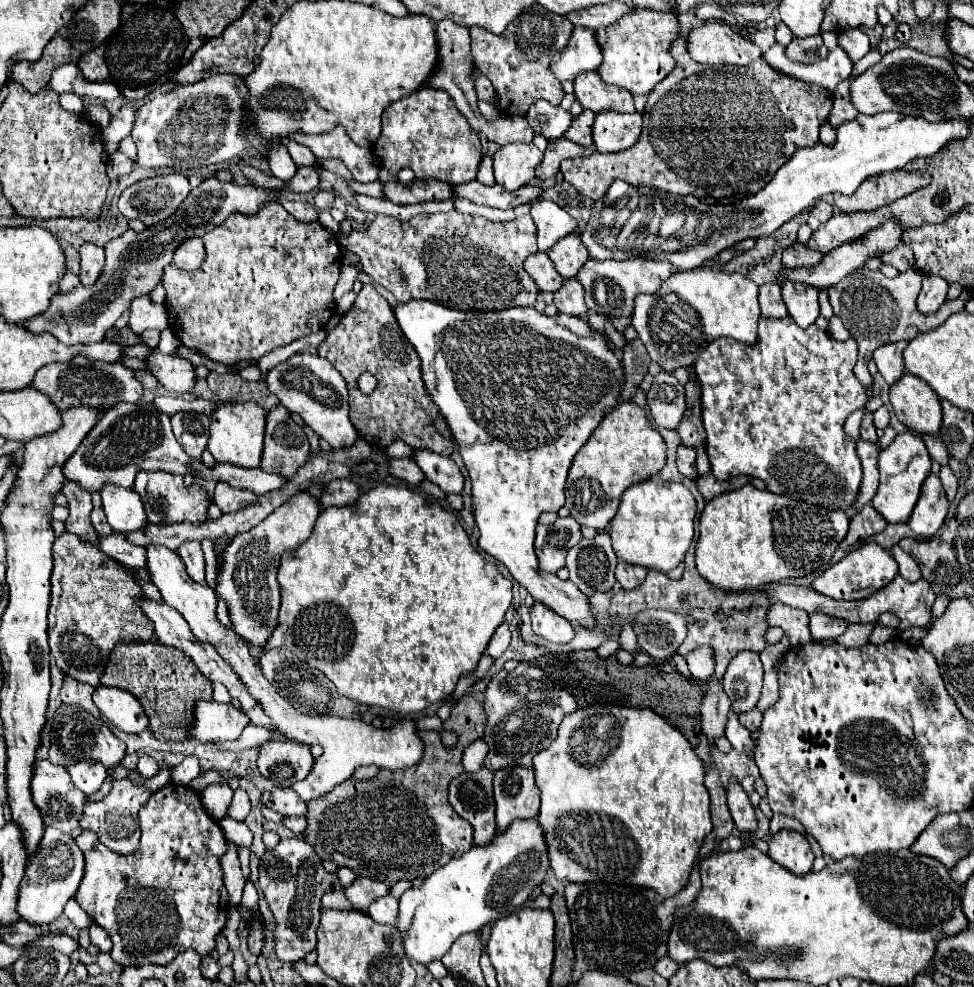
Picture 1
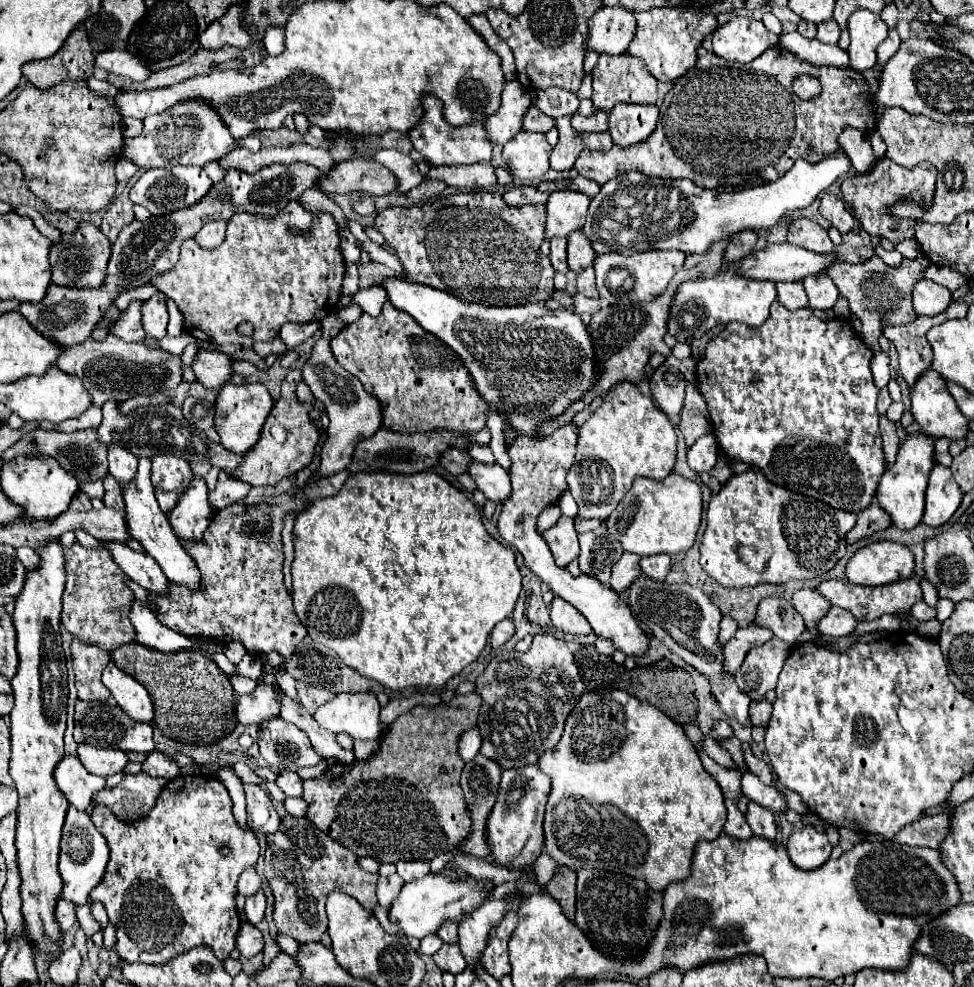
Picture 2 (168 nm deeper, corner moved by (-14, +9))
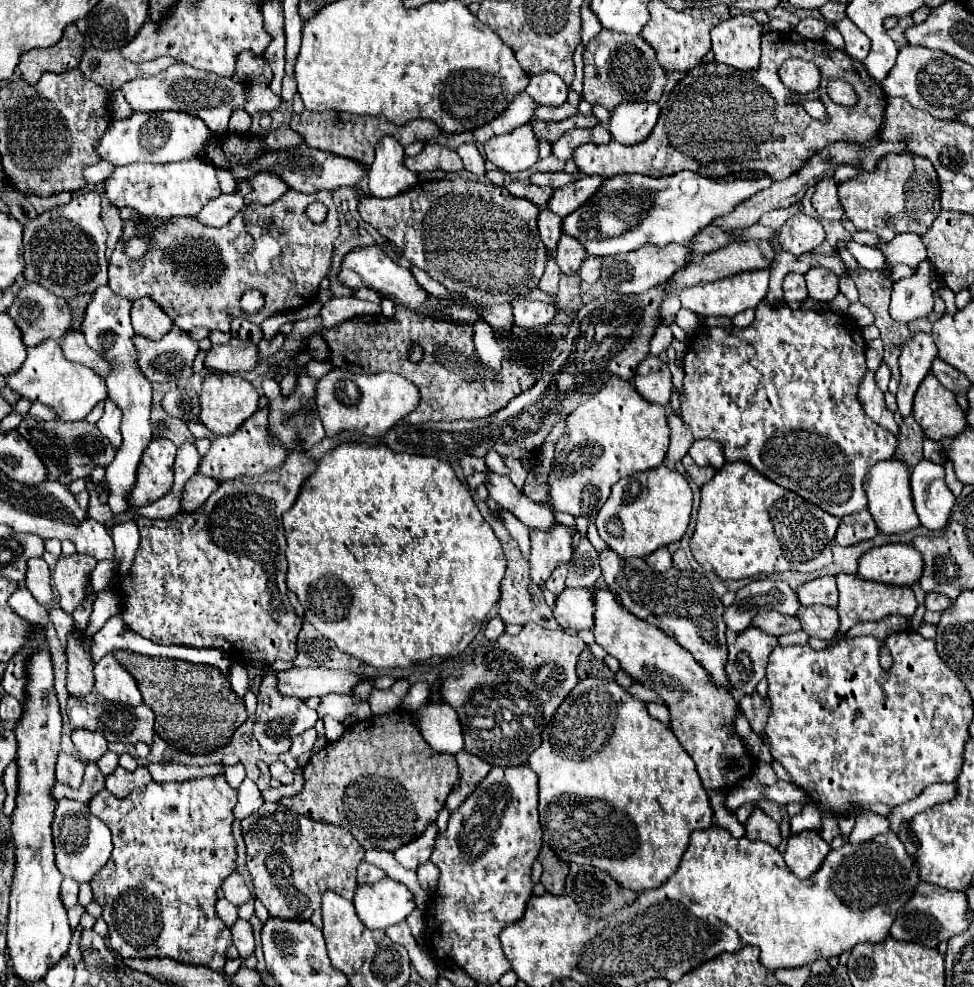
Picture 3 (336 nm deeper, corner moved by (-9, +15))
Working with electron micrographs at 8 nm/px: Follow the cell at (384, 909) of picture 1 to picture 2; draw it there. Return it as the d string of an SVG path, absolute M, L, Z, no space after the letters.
M389 875L389 877L379 877L377 879L377 901L379 905L387 907L387 903L391 903L391 899L395 899L395 895L399 895L403 887L403 879L399 879L399 875Z

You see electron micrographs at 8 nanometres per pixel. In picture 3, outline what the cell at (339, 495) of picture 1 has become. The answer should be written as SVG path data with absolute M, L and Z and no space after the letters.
M290 453L286 463L282 465L282 469L270 471L270 473L254 477L254 479L252 477L236 477L230 481L222 481L220 487L208 497L208 501L202 507L198 507L194 513L184 513L184 515L178 515L176 519L170 519L170 521L154 521L154 519L140 517L136 523L138 523L142 541L140 541L136 559L132 563L132 577L128 577L128 581L118 579L122 601L126 601L124 609L122 609L122 617L124 617L126 625L130 629L134 629L136 633L140 633L142 637L158 641L158 643L186 643L186 645L194 645L194 647L222 649L228 655L234 655L232 659L236 659L238 663L248 663L252 659L260 659L266 665L274 663L276 659L294 661L296 637L300 633L302 619L296 615L294 607L288 603L288 597L286 597L286 557L284 557L286 539L284 539L284 527L282 527L280 517L282 517L282 513L286 513L294 505L298 491L302 489L306 477L310 477L310 473L314 473L314 471L316 471L316 461L312 461L304 453Z

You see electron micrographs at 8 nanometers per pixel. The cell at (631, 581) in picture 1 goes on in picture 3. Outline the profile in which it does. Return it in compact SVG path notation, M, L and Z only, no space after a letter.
M666 547L654 551L652 555L644 557L644 561L650 565L650 569L654 569L654 573L662 573L668 571L672 567L672 559L670 559L670 551Z

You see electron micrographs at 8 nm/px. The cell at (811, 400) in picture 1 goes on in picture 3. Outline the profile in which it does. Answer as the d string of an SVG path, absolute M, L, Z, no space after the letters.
M784 301L778 305L768 305L768 303L760 303L756 307L756 319L752 325L748 325L746 329L722 329L722 327L702 327L698 329L698 333L690 339L688 343L688 351L686 357L682 361L684 367L684 391L686 391L686 401L682 405L682 419L690 425L694 439L714 439L722 445L724 449L724 459L728 463L734 461L746 461L748 465L752 465L754 469L758 469L764 477L768 477L770 481L798 493L800 497L812 501L814 505L818 505L820 509L826 509L830 515L836 517L844 517L844 515L852 515L862 511L868 505L866 499L866 491L864 491L864 477L868 473L868 469L884 459L892 459L894 451L896 451L896 437L888 431L884 431L882 427L878 427L872 419L866 417L860 401L858 401L858 381L862 381L862 373L866 373L866 361L864 361L864 351L866 351L866 341L862 337L862 329L856 325L856 321L848 315L838 315L838 313L816 313L816 311L792 311Z

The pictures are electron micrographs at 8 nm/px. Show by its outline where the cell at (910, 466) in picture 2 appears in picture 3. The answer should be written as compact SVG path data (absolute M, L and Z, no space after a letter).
M892 457L890 461L876 463L870 473L866 475L866 495L868 495L868 511L872 513L878 529L882 533L904 533L920 525L918 515L912 505L912 493L910 493L910 469L902 459Z

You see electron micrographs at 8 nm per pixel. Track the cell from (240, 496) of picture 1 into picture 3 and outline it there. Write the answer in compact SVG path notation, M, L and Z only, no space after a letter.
M200 473L194 475L184 489L184 497L182 497L182 509L186 509L188 513L198 509L200 505L204 505L204 501L210 497L210 493L214 493L214 489L218 489L218 481L214 481L212 477L202 477Z

